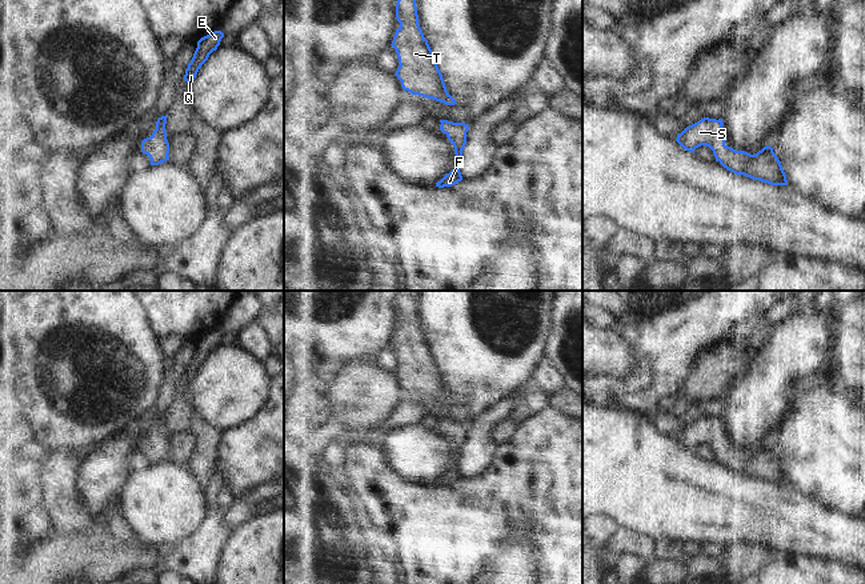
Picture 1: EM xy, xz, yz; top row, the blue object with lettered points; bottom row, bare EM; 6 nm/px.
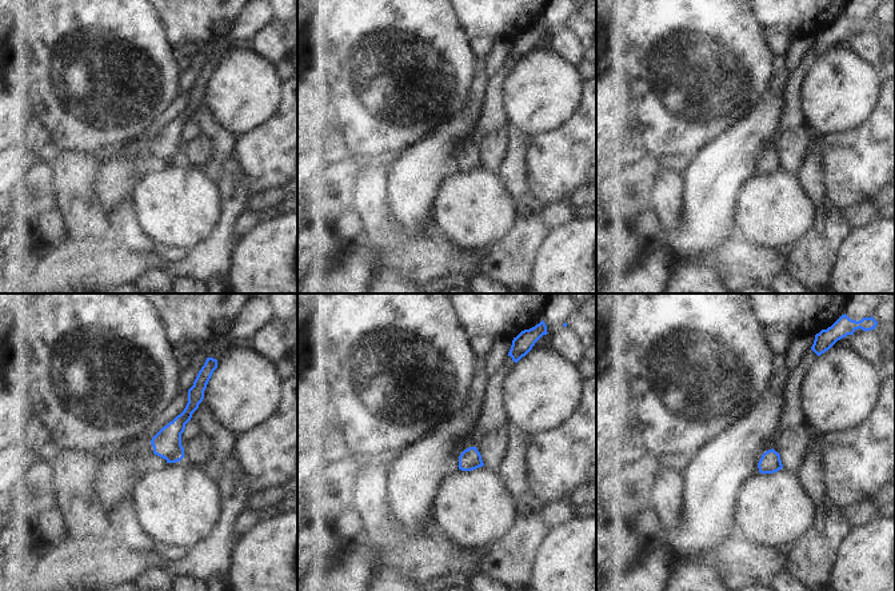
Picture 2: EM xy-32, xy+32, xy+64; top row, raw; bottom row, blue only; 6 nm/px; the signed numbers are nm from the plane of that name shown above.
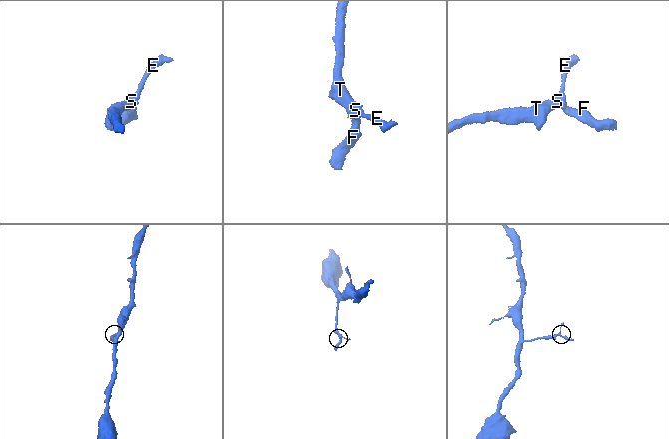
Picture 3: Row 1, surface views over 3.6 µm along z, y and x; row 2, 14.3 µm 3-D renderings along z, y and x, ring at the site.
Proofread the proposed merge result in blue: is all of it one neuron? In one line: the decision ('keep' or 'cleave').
keep

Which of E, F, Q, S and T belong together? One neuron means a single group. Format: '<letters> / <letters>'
E F Q S T

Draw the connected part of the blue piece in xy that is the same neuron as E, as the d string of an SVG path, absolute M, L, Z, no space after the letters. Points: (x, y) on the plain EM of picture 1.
M215 329L197 340L197 347L185 368L184 379L187 381L193 381L199 368L208 359L209 353L217 348L223 336L224 332L221 329Z

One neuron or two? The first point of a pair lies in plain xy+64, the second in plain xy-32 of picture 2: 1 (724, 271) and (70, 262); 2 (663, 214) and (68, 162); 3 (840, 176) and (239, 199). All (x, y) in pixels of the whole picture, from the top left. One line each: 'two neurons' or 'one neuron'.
1: one neuron
2: one neuron
3: two neurons

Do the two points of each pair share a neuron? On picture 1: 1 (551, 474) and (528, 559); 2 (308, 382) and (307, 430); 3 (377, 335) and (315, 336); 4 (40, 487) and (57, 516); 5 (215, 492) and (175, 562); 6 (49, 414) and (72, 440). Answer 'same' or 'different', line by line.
1: different
2: same
3: same
4: same
5: same
6: same

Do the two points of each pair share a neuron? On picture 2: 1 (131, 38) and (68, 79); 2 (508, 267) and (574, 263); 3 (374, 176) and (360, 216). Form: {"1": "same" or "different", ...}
{"1": "same", "2": "different", "3": "same"}

